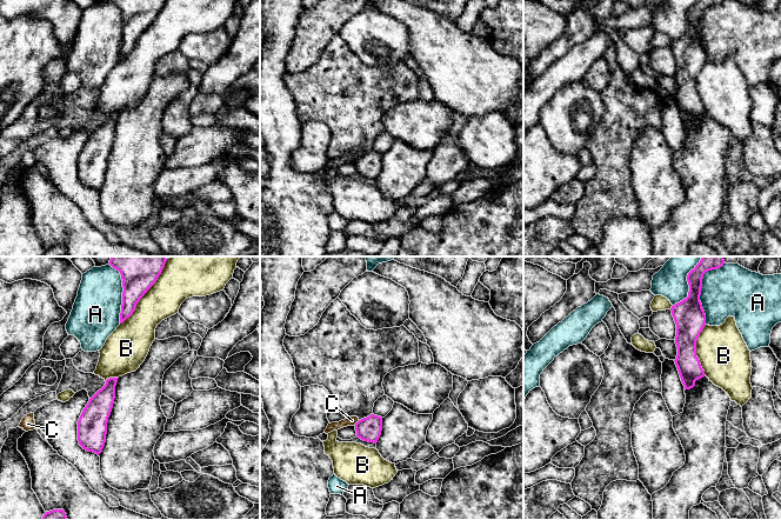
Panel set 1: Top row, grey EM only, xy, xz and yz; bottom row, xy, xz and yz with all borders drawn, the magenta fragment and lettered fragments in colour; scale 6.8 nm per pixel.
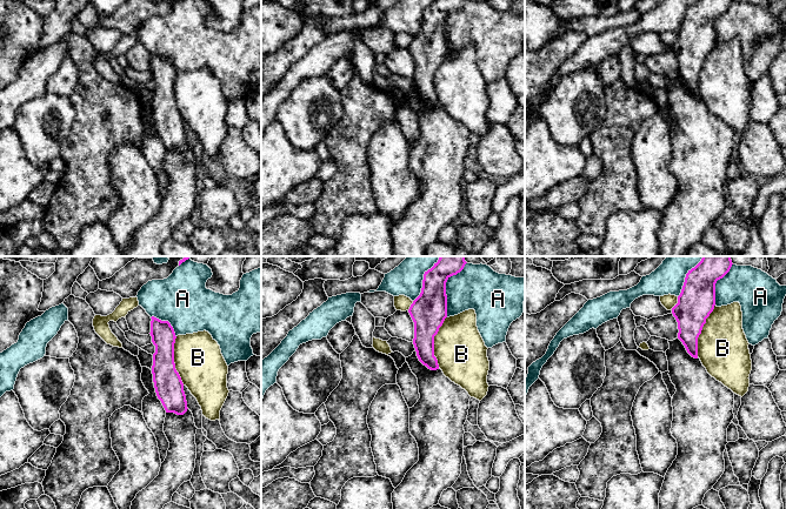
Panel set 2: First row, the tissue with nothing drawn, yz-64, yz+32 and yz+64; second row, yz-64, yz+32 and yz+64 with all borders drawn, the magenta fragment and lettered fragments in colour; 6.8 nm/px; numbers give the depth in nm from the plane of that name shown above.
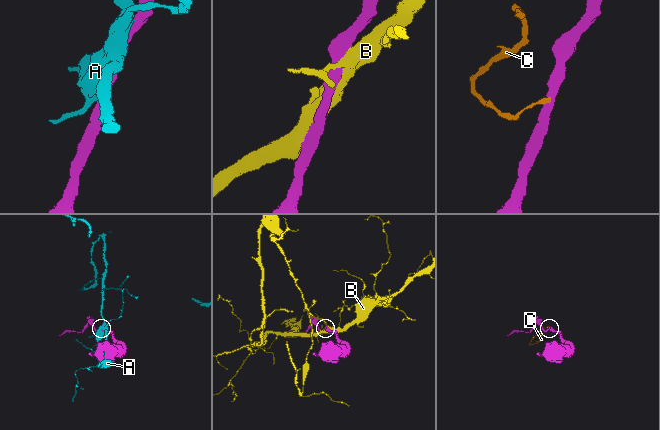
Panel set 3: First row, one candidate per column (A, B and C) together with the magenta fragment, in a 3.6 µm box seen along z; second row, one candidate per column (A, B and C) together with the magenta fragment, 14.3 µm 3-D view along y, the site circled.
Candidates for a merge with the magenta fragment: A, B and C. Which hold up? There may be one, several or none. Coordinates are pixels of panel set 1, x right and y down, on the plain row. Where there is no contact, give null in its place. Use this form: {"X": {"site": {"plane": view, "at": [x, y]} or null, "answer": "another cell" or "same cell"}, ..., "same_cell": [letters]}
{"A": {"site": {"plane": "yz", "at": [700, 26]}, "answer": "another cell"}, "B": {"site": {"plane": "xy", "at": [144, 31]}, "answer": "another cell"}, "C": {"site": {"plane": "xz", "at": [356, 159]}, "answer": "another cell"}, "same_cell": []}

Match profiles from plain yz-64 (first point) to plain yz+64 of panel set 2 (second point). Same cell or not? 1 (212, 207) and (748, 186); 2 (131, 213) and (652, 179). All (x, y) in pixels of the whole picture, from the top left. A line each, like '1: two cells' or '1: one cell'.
1: one cell
2: one cell

